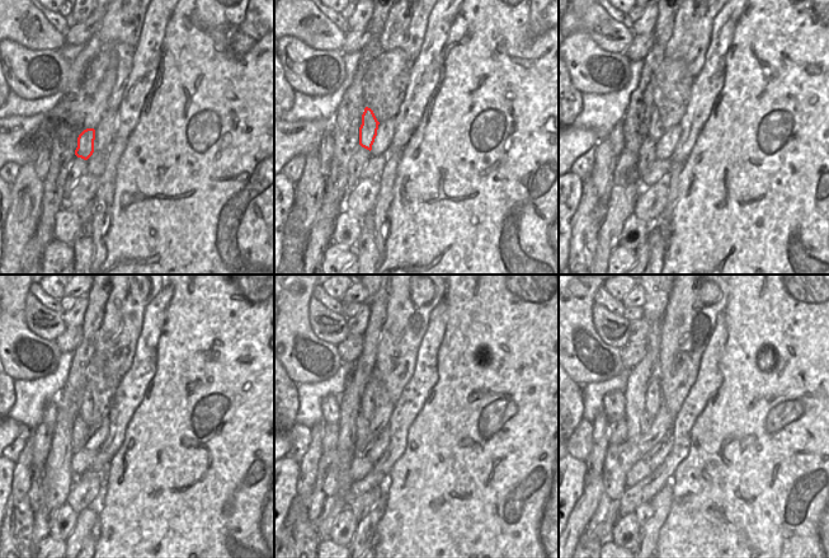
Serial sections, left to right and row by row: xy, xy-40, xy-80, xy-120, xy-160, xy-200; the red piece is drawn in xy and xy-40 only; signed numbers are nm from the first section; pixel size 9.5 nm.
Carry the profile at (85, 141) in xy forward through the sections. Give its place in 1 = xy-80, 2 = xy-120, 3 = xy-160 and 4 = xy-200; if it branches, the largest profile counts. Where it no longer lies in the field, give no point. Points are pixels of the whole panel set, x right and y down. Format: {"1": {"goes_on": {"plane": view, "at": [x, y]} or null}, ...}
{"1": {"goes_on": {"plane": "xy-80", "at": [655, 130]}}, "2": {"goes_on": {"plane": "xy-120", "at": [85, 412]}}, "3": {"goes_on": {"plane": "xy-160", "at": [367, 408]}}, "4": {"goes_on": {"plane": "xy-200", "at": [654, 389]}}}

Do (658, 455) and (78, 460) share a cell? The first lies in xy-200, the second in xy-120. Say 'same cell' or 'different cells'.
different cells

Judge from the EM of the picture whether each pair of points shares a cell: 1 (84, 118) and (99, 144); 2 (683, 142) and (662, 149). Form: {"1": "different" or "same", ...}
{"1": "different", "2": "different"}

